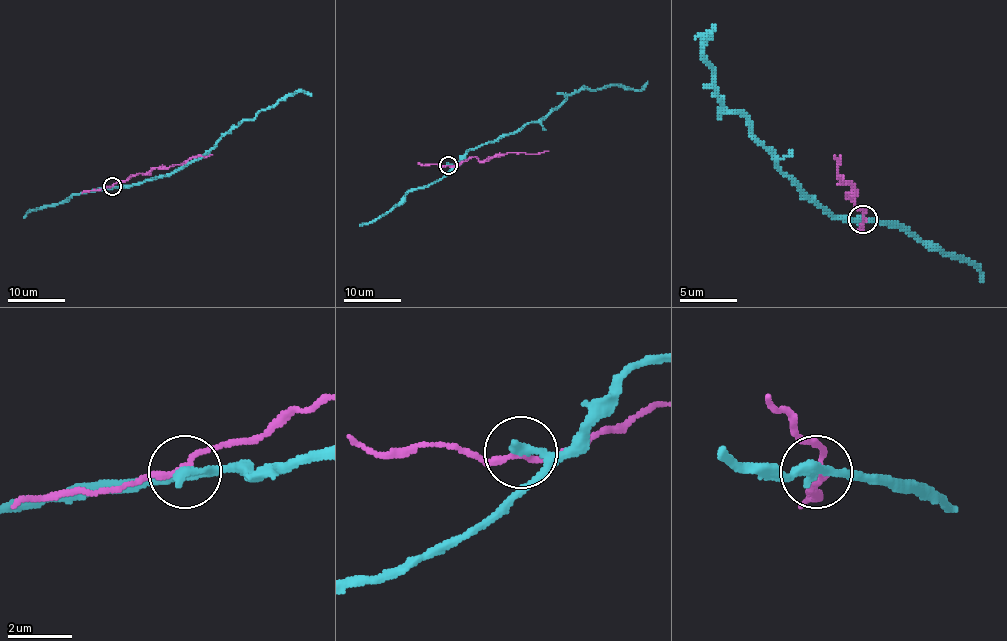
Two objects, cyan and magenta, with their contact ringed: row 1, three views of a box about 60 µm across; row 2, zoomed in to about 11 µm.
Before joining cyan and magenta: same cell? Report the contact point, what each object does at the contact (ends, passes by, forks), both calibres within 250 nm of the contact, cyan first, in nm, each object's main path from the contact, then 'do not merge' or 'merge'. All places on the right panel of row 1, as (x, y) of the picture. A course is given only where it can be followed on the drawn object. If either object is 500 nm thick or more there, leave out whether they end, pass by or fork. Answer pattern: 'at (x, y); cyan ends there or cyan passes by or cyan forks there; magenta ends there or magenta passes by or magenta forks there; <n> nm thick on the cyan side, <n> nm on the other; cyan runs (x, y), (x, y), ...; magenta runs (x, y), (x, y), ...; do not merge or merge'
at (862, 219); cyan passes by; magenta passes by; 220 nm thick on the cyan side, 160 nm on the other; cyan runs (863, 218), (837, 218), (777, 167), (743, 116), (732, 113), (709, 84), (703, 47), (712, 30), (695, 39); magenta runs (863, 218), (863, 210), (846, 193), (854, 193), (837, 176), (840, 158), (835, 156); do not merge

